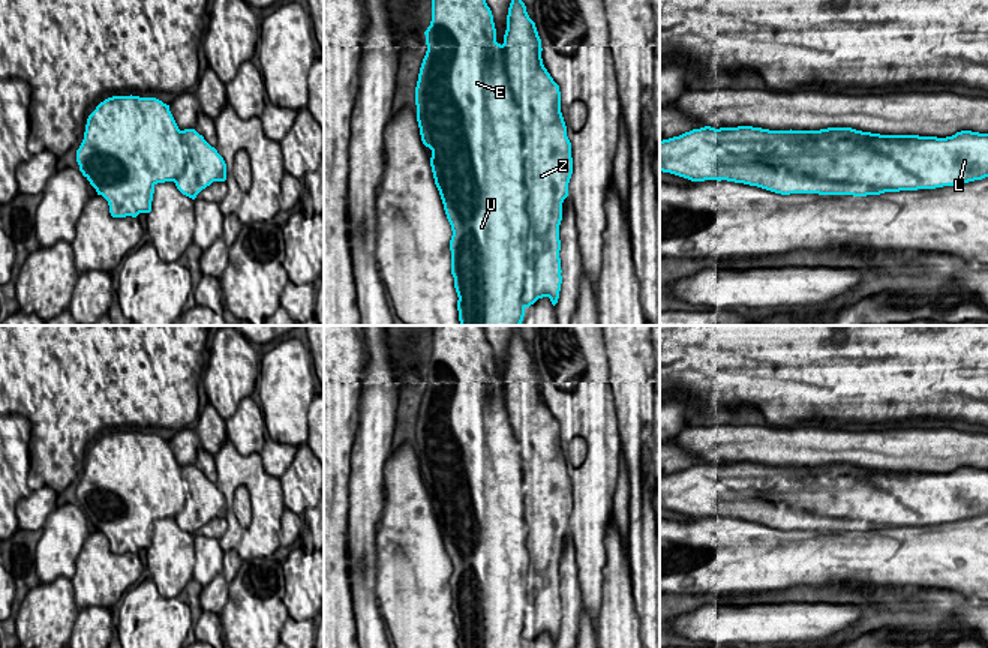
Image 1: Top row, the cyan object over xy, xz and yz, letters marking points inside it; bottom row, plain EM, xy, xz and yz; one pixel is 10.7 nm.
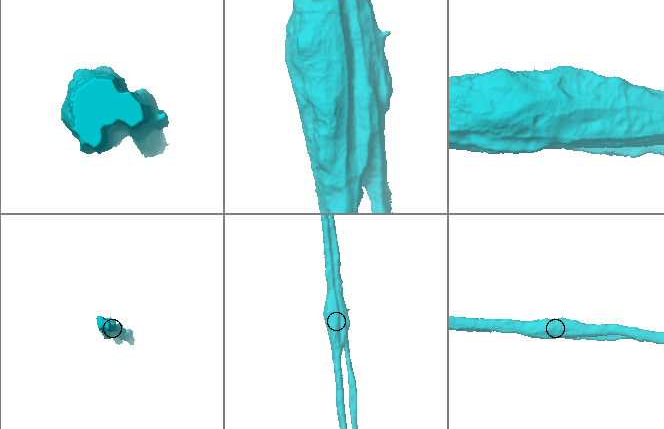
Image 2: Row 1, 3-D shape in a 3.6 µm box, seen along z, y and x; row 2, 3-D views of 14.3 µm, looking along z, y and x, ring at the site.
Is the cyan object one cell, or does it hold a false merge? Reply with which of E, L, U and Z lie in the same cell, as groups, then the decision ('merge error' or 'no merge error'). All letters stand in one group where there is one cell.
E L U / Z | merge error

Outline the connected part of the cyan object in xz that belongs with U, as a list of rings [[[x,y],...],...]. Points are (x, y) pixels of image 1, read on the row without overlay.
[[[433,326],[427,387],[415,423],[421,477],[432,486],[430,502],[451,561],[451,610],[459,648],[525,648],[522,639],[526,606],[526,570],[522,494],[522,459],[505,410],[502,381],[496,378],[493,351],[483,326]]]

